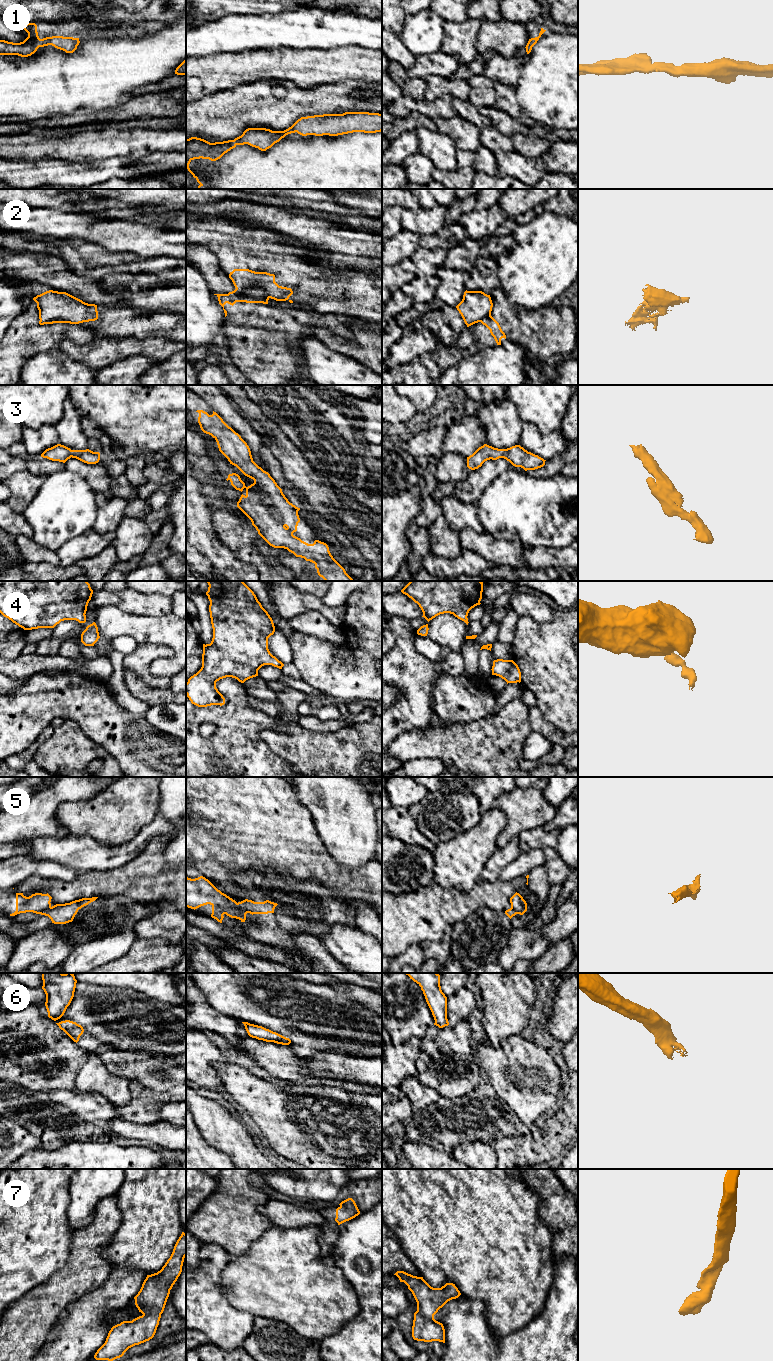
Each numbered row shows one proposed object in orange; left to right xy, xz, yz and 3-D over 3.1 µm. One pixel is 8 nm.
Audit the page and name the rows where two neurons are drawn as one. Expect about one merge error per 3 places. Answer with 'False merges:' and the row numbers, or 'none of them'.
False merges: 2, 5

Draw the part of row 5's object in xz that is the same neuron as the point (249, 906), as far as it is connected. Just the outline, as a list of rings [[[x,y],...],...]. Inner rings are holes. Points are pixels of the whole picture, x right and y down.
[[[245,899],[237,903],[239,908],[250,914],[268,914],[274,913],[277,903],[266,900],[264,902],[254,902],[252,900]]]

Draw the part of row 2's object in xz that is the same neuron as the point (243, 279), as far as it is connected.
[[[234,269],[229,274],[235,288],[244,291],[249,288],[260,288],[267,296],[276,301],[286,301],[293,294],[291,288],[279,286],[275,275],[267,272],[255,272],[249,269]]]

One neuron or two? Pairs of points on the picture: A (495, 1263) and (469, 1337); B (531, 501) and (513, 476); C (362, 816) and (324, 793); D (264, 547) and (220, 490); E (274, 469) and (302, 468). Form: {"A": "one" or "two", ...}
{"A": "two", "B": "one", "C": "one", "D": "two", "E": "two"}

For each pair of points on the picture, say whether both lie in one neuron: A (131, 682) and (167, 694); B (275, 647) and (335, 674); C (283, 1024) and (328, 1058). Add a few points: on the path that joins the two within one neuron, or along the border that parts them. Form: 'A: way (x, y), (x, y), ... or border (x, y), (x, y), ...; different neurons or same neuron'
A: way (140, 690), (147, 694), (158, 694); same neuron
B: border (288, 640), (291, 646), (292, 662); different neurons
C: border (343, 1053), (318, 1052), (304, 1059); different neurons

